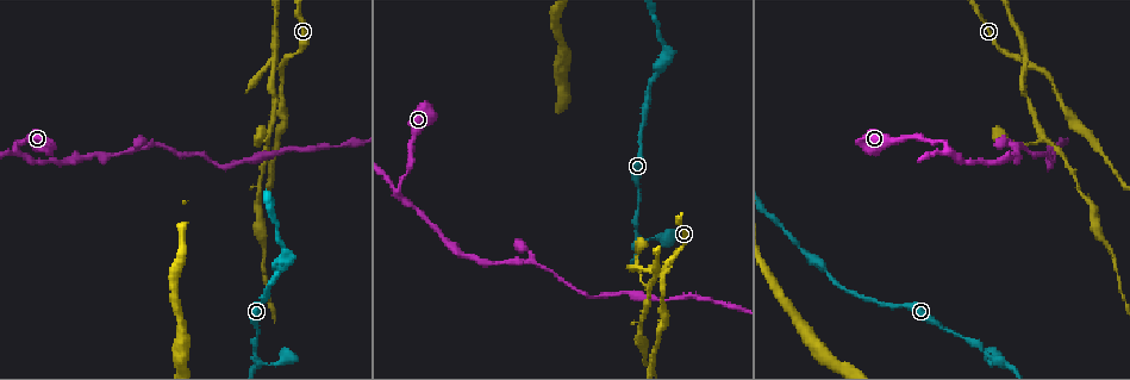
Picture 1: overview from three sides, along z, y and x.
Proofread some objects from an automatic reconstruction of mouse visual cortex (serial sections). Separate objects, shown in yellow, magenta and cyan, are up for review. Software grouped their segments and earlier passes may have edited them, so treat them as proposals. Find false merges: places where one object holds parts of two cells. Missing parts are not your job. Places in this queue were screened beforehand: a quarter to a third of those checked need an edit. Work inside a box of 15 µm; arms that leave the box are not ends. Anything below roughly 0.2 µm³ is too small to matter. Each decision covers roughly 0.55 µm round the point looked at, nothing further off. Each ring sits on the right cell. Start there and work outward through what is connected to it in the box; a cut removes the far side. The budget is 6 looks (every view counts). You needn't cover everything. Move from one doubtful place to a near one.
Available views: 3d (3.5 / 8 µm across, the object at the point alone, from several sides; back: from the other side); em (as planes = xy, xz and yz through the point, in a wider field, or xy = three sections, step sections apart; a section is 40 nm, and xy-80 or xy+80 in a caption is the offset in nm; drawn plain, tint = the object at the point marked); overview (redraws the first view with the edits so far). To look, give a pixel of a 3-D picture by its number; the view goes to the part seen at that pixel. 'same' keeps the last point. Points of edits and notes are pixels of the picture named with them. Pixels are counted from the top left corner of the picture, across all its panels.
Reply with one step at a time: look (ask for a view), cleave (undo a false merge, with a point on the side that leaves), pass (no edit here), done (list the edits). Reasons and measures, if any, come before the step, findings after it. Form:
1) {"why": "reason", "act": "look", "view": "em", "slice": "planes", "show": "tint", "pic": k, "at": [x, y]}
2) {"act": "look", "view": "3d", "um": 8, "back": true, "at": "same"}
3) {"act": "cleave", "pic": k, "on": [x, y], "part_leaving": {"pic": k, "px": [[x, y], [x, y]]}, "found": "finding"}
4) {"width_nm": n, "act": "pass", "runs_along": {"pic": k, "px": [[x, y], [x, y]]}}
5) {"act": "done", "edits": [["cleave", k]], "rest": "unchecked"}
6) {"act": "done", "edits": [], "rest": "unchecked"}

{"why": "three arms meet", "act": "look", "view": "3d", "um": 3.5, "back": true, "pic": 1, "at": [997, 362]}

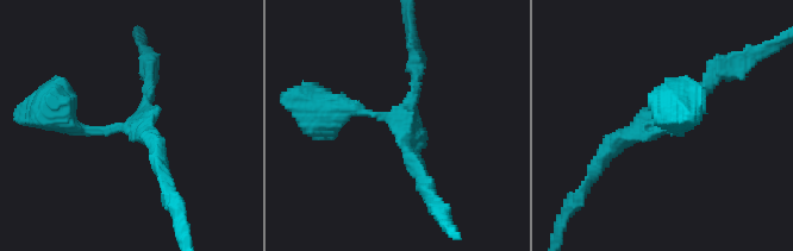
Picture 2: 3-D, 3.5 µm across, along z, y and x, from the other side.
{"arms": 3, "arm_widths_nm": [150, 200, 200], "why": "need the tissue", "act": "look", "view": "em", "slice": "xy", "step": 3, "show": "tint", "pic": 2, "at": [402, 115]}

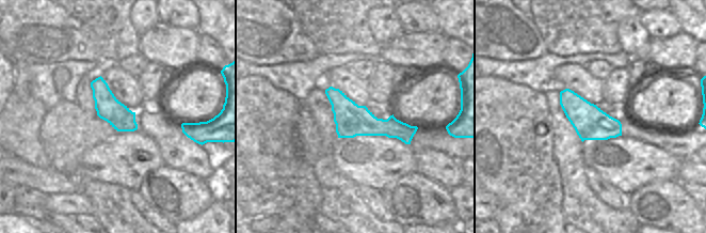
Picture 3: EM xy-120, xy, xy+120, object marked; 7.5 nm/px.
{"act": "pass", "runs_along": {"pic": 2, "px": [[150, 66], [136, 124], [77, 131], [63, 120]]}, "found": "one cell here"}

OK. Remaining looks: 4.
{"act": "look", "view": "3d", "um": 3.5, "pic": 1, "at": [947, 151]}

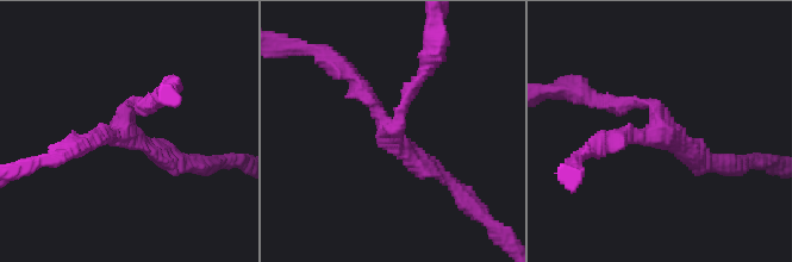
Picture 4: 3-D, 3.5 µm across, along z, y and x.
{"arms": 3, "arm_widths_nm": [150, 200, 250], "why": "now the EM", "act": "look", "view": "em", "slice": "xy", "step": 1, "show": "tint", "pic": 4, "at": [123, 127]}

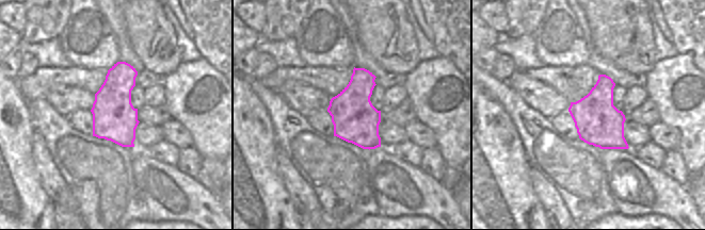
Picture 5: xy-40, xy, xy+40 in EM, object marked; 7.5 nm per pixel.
{"why": "another direction", "act": "look", "view": "em", "slice": "planes", "show": "tint", "at": "same"}

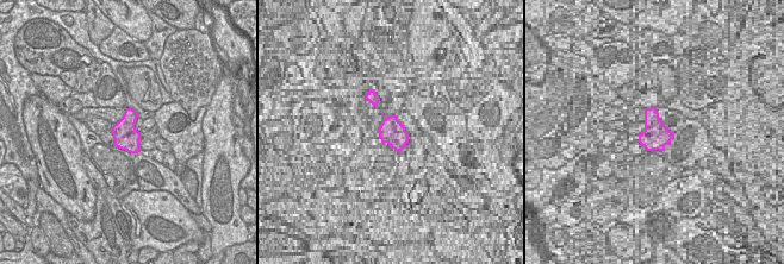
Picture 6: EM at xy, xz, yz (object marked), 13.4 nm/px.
{"act": "pass", "runs_along": {"pic": 4, "px": [[602, 100], [650, 104], [705, 162]]}, "found": "one cell here"}

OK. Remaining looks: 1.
{"act": "done", "edits": [], "rest": "unchecked"}

